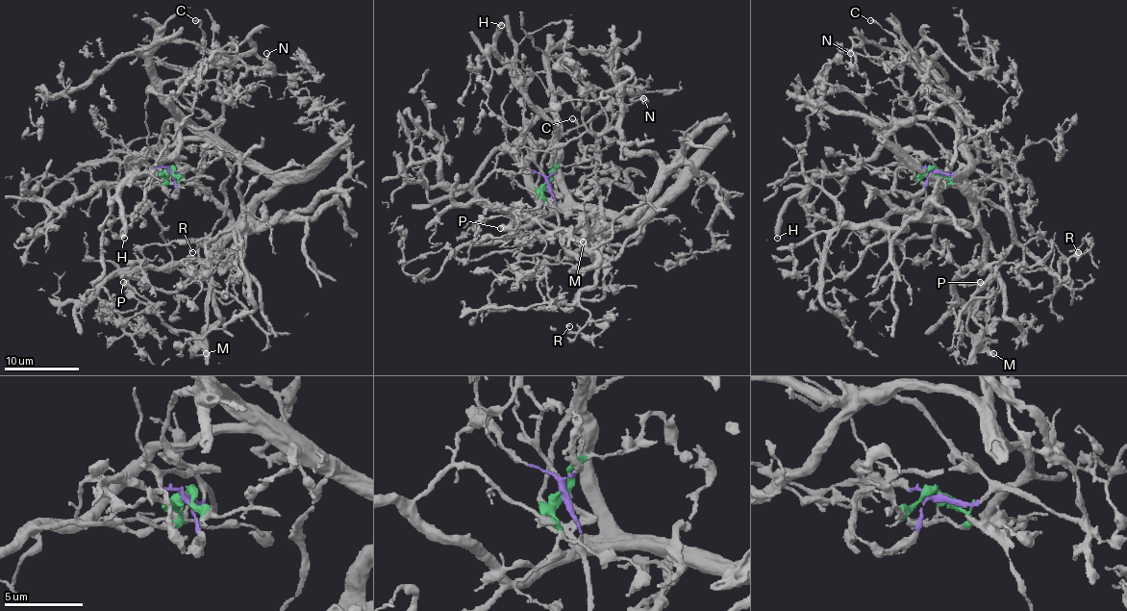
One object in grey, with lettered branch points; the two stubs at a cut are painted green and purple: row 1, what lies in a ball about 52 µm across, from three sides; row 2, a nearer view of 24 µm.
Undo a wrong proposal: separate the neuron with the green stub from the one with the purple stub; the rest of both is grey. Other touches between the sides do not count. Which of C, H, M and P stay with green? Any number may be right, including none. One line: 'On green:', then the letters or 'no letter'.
On green: H

